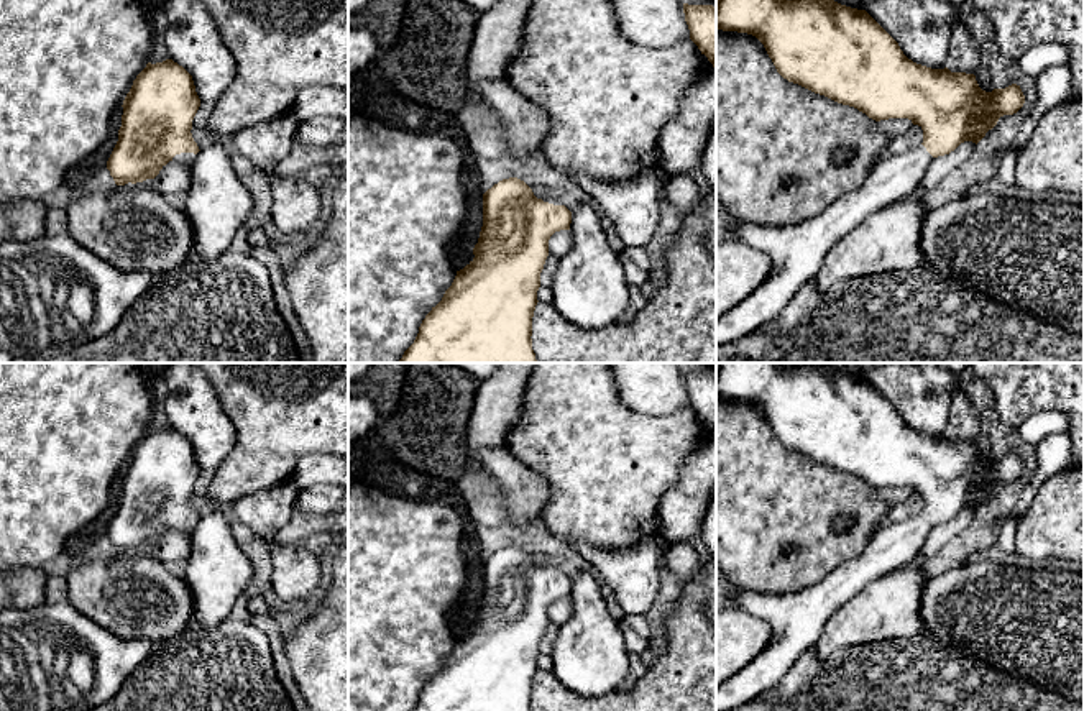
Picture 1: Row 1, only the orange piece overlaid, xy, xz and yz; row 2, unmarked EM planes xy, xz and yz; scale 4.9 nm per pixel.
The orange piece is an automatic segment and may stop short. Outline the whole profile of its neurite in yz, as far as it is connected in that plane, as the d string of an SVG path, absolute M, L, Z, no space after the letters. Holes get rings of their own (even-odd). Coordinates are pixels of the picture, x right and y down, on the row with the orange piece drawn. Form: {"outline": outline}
{"outline": "M718 0L716 30L756 36L777 72L838 103L849 105L880 122L908 118L923 130L923 143L903 154L880 158L862 184L821 213L792 225L731 223L733 238L764 251L772 269L769 278L736 307L716 320L716 346L736 342L765 325L792 300L800 287L815 279L829 250L857 228L870 213L912 197L920 189L930 163L949 154L961 143L979 143L1004 115L1017 113L1025 95L1020 85L985 92L974 74L931 69L908 59L898 43L866 11L834 0Z"}

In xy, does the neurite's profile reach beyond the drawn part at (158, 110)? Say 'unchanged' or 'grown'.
grown

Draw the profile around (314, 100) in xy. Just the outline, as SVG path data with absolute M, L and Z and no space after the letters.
M307 85L297 95L292 112L299 123L319 117L337 117L348 122L348 89Z

